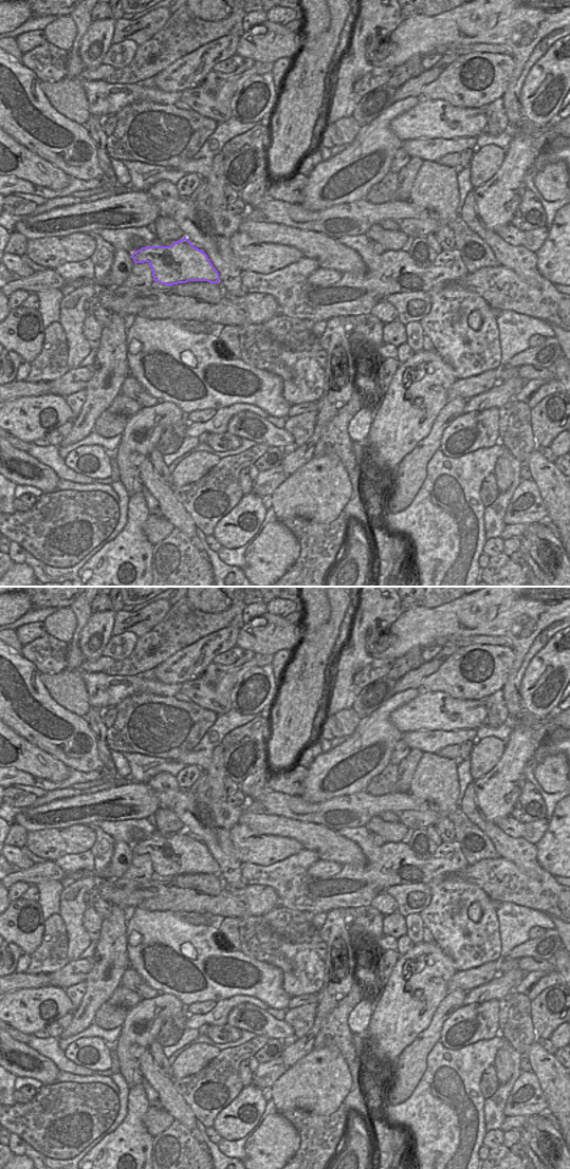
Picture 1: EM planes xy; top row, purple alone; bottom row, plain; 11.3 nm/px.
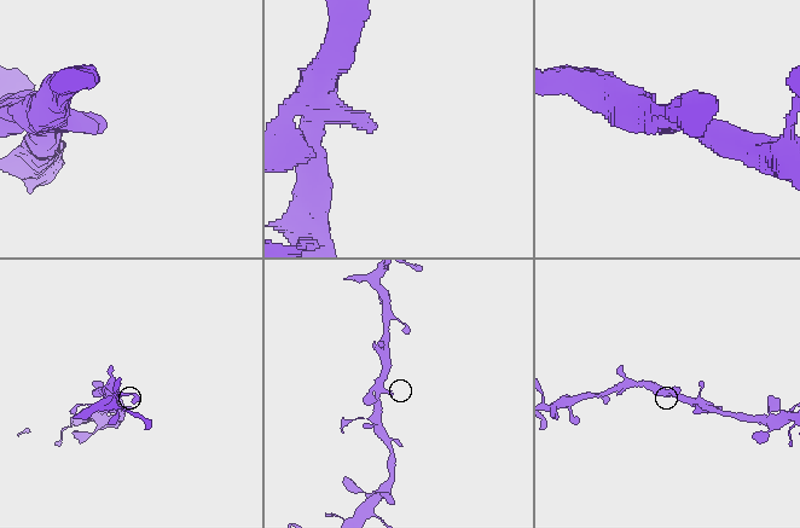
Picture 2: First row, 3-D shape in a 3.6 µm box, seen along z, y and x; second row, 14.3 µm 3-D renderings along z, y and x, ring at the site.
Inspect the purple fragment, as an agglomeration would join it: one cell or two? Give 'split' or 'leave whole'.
leave whole

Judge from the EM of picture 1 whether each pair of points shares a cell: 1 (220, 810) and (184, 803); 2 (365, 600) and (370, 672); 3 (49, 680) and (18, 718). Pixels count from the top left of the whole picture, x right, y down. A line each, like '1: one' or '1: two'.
1: one
2: one
3: two

